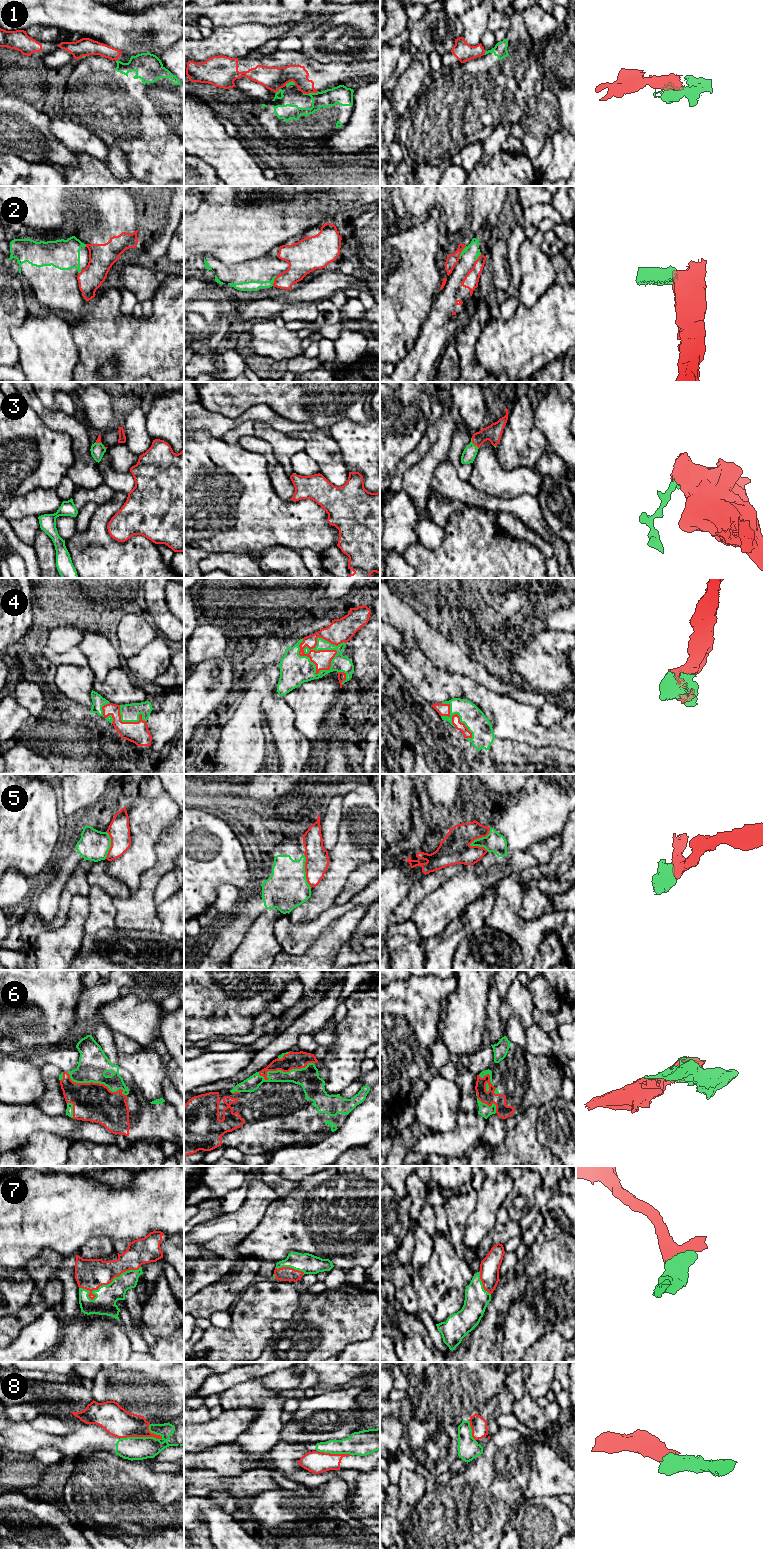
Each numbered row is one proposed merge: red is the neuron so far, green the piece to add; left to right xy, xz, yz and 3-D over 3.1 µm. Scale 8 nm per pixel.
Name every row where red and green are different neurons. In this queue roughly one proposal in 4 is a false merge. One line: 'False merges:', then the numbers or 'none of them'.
False merges: 1, 2, 5, 8

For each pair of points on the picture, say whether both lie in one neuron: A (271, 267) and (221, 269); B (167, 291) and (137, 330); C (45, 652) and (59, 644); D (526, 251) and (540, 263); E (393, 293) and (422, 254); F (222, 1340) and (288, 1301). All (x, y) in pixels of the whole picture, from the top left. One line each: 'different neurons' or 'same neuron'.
A: same neuron
B: same neuron
C: different neurons
D: same neuron
E: same neuron
F: same neuron

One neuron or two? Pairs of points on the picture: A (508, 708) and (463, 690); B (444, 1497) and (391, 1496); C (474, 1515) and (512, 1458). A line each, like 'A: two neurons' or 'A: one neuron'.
A: one neuron
B: two neurons
C: one neuron

